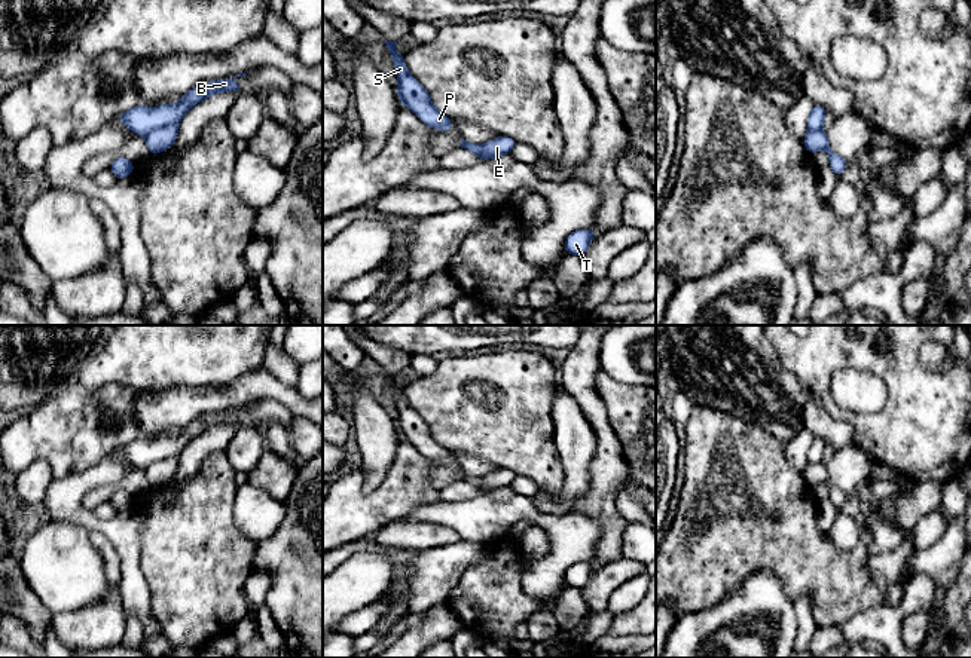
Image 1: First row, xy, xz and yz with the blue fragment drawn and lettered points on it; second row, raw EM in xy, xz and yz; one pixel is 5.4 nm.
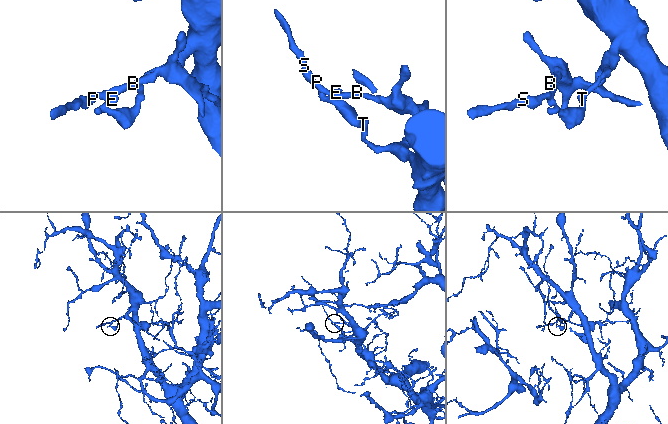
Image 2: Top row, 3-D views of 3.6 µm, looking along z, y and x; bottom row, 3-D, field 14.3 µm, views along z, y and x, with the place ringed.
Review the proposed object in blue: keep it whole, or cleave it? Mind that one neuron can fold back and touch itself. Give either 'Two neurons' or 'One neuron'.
Two neurons

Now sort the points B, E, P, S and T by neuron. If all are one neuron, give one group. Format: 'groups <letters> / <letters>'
groups B P S / E T

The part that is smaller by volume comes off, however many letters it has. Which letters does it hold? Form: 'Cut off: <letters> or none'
Cut off: B, P, S

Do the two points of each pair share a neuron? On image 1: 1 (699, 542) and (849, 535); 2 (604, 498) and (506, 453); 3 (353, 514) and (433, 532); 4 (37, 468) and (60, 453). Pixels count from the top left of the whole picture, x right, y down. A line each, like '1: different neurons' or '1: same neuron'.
1: different neurons
2: different neurons
3: different neurons
4: different neurons

